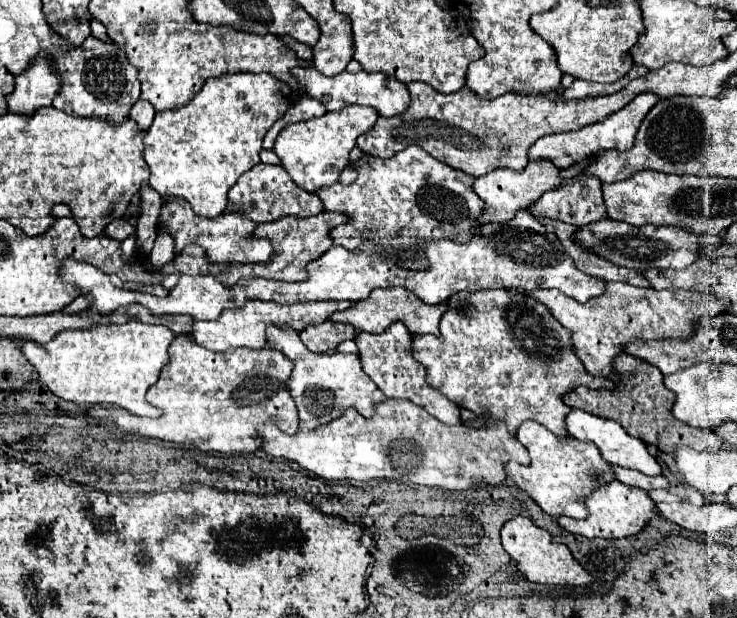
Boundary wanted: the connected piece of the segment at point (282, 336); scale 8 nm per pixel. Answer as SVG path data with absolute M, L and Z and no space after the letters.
M267 326L267 344L277 348L283 356L287 356L293 362L293 374L287 380L287 388L297 404L299 418L305 428L327 424L333 418L339 418L349 406L355 406L357 412L363 416L371 416L375 402L385 400L385 394L361 370L357 354L315 354L303 346L297 330L293 330L291 326Z

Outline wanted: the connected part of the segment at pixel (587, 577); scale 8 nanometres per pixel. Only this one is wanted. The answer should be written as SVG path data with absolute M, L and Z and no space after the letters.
M515 516L501 528L501 544L507 554L517 562L519 572L523 572L531 582L537 584L559 584L559 586L585 586L591 582L591 574L585 572L573 558L565 544L557 544L553 536L535 526L527 516Z

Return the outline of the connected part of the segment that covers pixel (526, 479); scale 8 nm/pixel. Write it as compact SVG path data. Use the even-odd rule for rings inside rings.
M525 420L519 426L517 438L529 450L531 462L529 466L523 466L519 462L507 462L507 478L515 486L525 490L541 506L541 510L551 516L565 514L571 518L587 518L587 510L581 504L583 496L591 494L597 486L615 480L613 474L609 474L609 464L601 458L597 446L593 446L591 442L583 442L573 436L559 438L543 424L537 424L533 420Z

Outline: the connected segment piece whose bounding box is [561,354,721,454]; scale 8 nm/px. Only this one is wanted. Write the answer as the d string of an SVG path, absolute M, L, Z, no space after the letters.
M619 354L613 360L613 372L617 372L617 378L619 378L613 390L607 390L607 388L591 390L591 388L581 386L581 388L567 392L561 400L571 408L581 408L589 414L619 422L627 430L629 436L635 436L647 444L653 444L659 450L669 452L669 454L673 454L677 446L689 446L697 450L719 450L721 448L721 440L711 430L697 430L685 422L679 422L671 414L675 394L663 386L663 374L655 366L651 366L649 362L641 358Z

